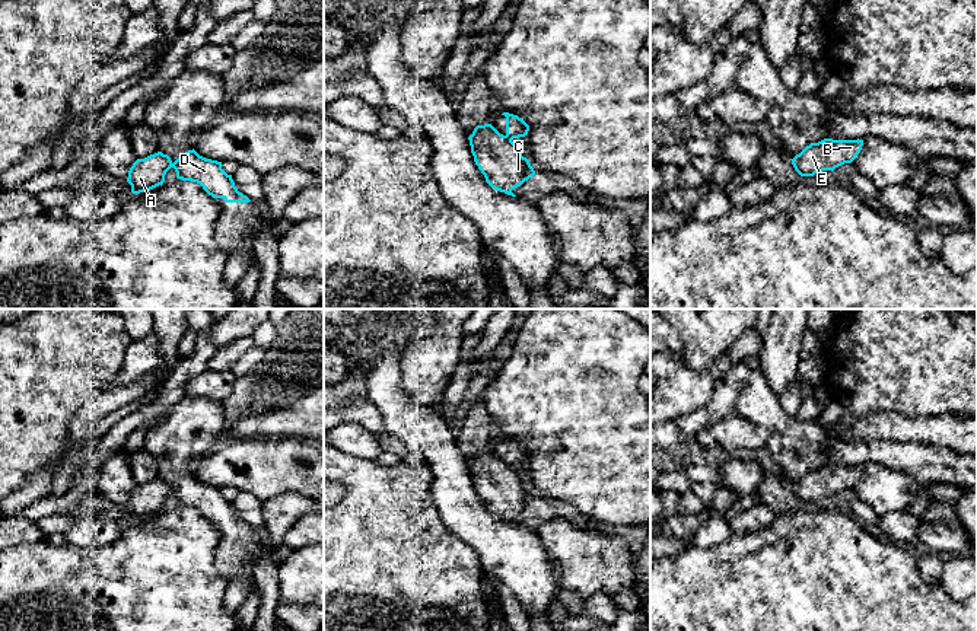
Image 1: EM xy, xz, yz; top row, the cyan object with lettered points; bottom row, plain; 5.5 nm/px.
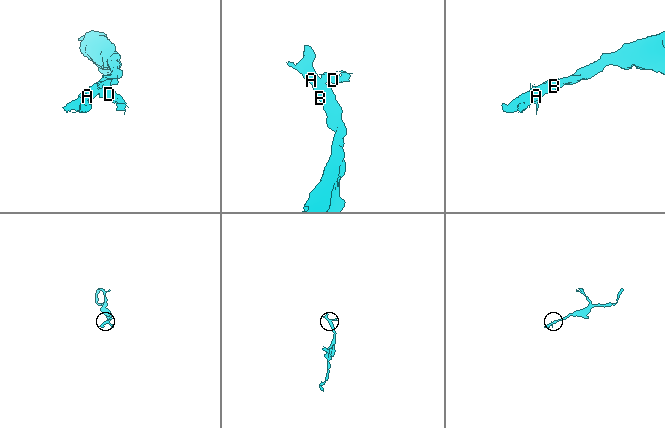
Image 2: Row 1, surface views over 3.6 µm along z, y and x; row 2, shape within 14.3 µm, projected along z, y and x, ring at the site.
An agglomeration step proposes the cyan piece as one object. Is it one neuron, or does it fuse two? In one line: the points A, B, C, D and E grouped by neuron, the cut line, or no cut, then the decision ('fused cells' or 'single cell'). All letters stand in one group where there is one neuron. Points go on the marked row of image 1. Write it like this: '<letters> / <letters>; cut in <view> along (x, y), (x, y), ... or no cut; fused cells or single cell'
A B C E / D; cut in xz along (505, 136), (511, 140); fused cells

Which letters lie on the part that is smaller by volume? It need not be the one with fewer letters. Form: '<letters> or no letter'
D

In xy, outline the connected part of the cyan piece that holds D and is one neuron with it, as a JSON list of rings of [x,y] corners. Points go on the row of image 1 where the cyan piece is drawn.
[[[194,149],[182,153],[172,163],[176,178],[197,182],[213,198],[223,198],[226,203],[249,203],[251,200],[238,191],[232,175],[222,169],[222,162],[206,159]]]

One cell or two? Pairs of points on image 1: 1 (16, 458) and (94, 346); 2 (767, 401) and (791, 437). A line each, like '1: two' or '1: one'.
1: one
2: one

